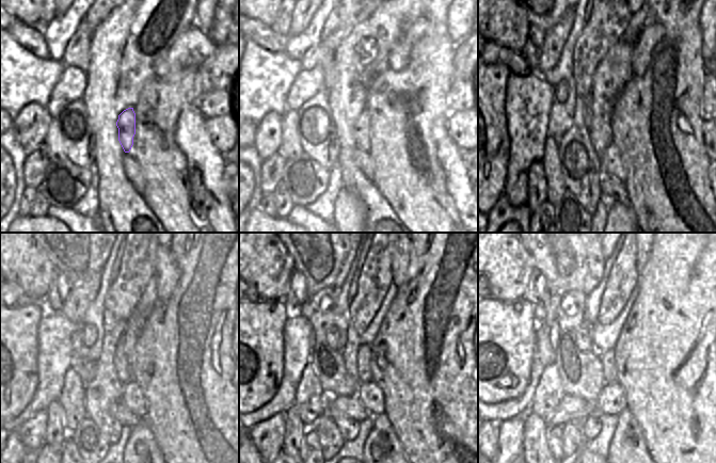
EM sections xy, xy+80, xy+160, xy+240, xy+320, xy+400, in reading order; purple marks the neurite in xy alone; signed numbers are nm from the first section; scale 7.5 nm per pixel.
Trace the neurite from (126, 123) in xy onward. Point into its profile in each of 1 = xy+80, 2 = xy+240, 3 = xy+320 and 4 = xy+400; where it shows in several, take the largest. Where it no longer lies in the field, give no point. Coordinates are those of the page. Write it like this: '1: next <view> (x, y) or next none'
1: next xy+80 (362, 125)
2: next xy+240 (132, 396)
3: next xy+320 (370, 395)
4: next xy+400 (611, 400)

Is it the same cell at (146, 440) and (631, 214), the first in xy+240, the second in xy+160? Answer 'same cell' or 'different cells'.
different cells

